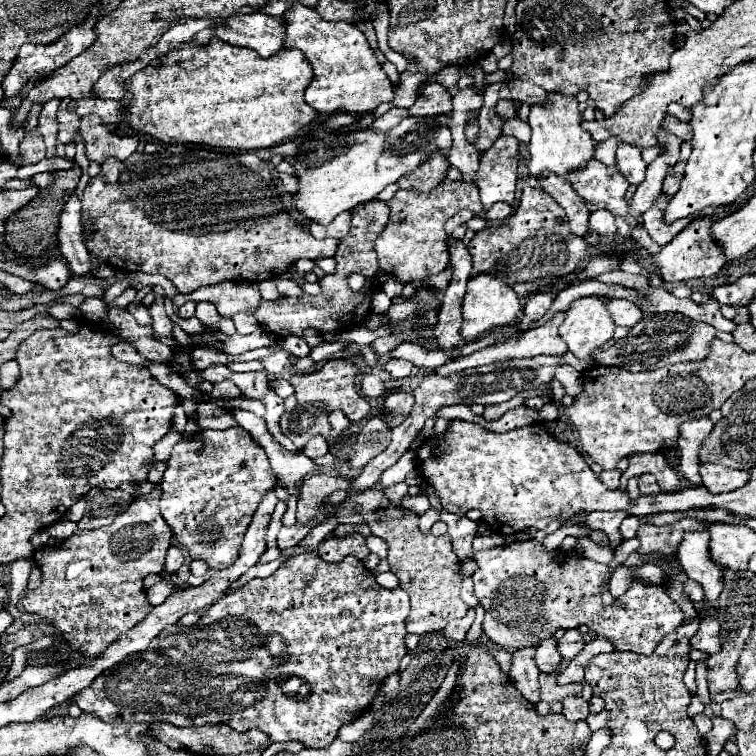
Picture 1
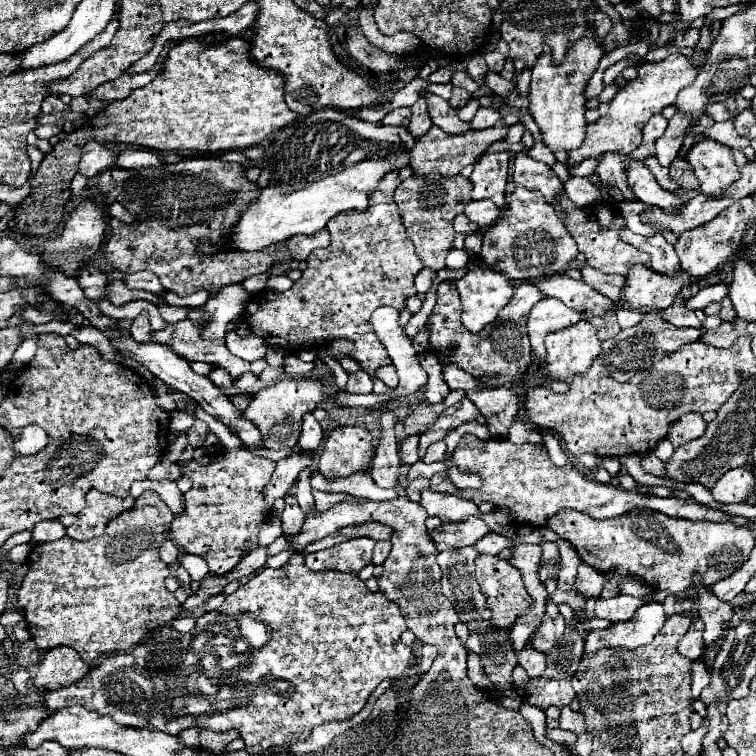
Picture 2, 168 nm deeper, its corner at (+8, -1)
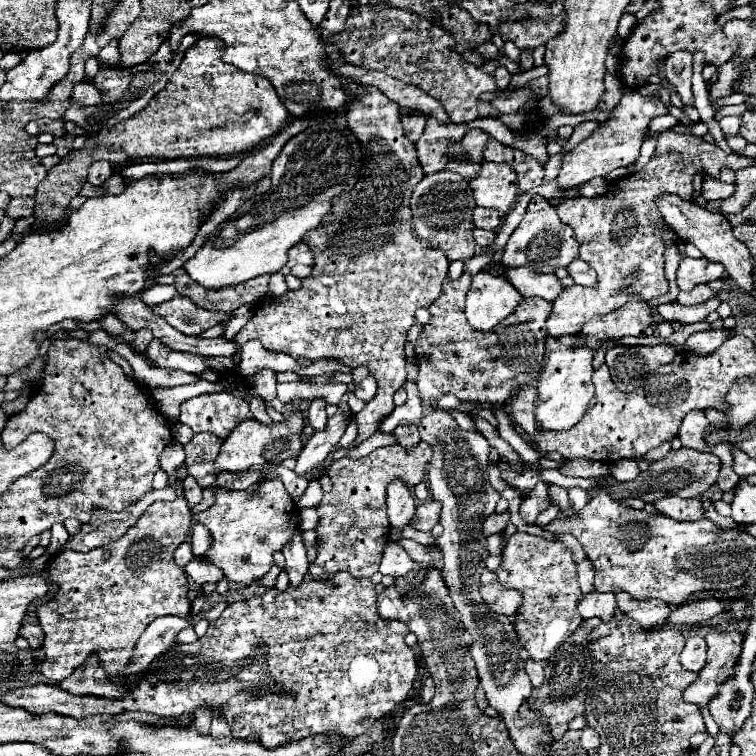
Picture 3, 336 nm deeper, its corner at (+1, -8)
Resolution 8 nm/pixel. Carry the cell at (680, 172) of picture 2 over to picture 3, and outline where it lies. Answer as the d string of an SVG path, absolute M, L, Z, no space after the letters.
M706 177L702 181L702 197L708 199L708 201L722 201L726 197L730 197L734 193L734 185L726 185L718 179L712 179L712 177Z

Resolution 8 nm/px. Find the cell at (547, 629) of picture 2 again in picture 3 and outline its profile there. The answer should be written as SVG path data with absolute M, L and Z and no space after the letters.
M516 531L512 537L508 537L502 553L502 565L498 567L496 575L504 587L524 593L524 603L514 625L518 639L534 661L548 659L564 643L564 633L570 633L582 623L577 611L582 591L576 581L576 563L568 547L562 541L548 541Z

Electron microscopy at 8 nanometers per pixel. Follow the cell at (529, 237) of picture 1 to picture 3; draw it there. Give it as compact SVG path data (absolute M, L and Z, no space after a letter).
M536 195L530 201L524 219L514 229L514 233L510 235L510 239L504 247L502 267L506 267L506 269L526 267L536 273L554 273L558 267L568 267L578 257L578 247L580 245L574 237L574 229L560 221L554 205L550 205L544 197Z

